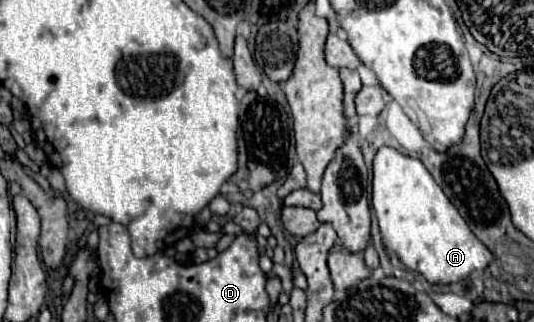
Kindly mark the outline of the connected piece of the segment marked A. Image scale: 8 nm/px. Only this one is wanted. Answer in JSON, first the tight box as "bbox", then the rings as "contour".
{"bbox":[372,146,492,286],"contour":[[[384,146],[374,158],[372,174],[372,206],[380,224],[382,242],[386,250],[394,252],[406,268],[420,272],[430,284],[446,286],[468,278],[474,270],[484,270],[492,262],[492,252],[472,234],[472,230],[466,226],[466,220],[458,214],[454,204],[446,198],[442,188],[434,182],[430,172],[418,158],[404,156],[398,150]]]}

